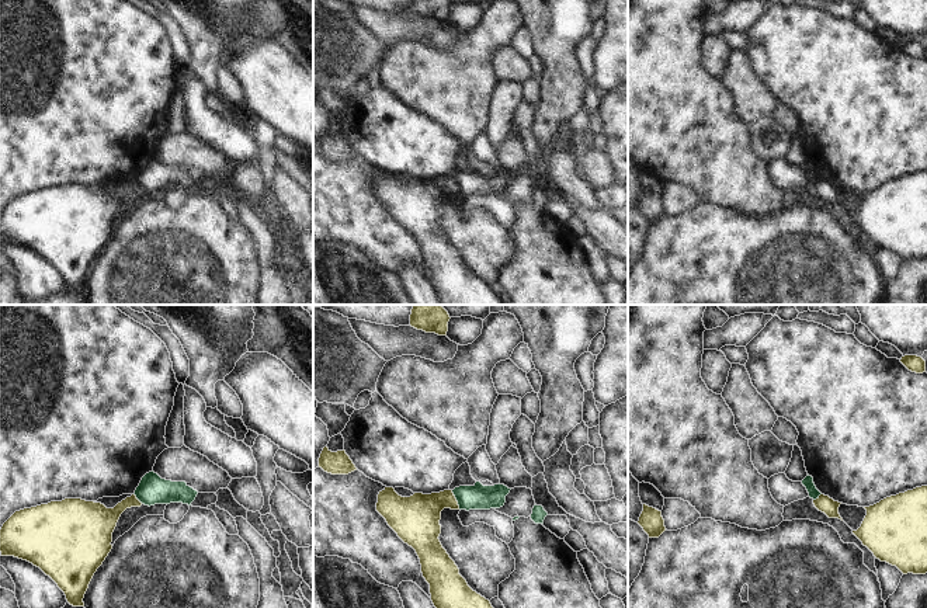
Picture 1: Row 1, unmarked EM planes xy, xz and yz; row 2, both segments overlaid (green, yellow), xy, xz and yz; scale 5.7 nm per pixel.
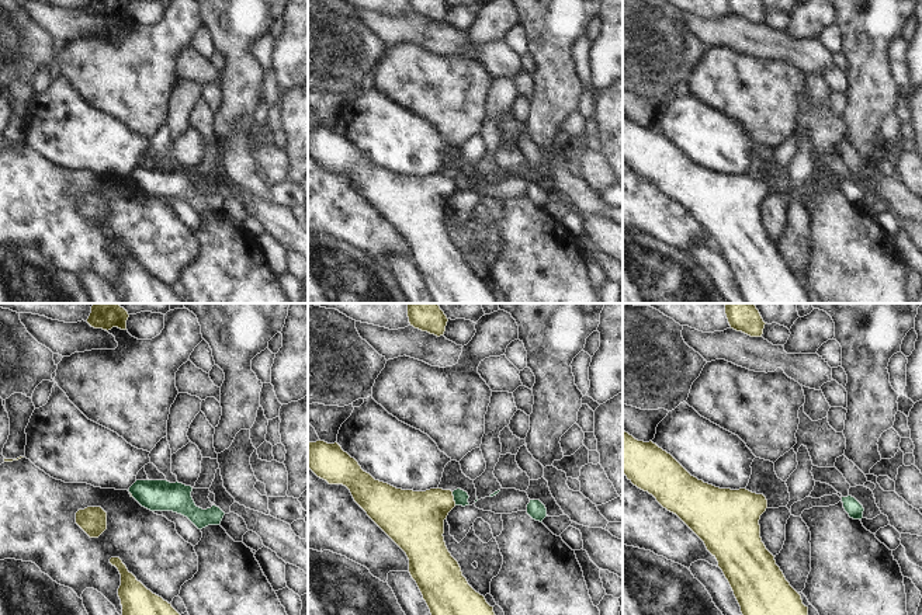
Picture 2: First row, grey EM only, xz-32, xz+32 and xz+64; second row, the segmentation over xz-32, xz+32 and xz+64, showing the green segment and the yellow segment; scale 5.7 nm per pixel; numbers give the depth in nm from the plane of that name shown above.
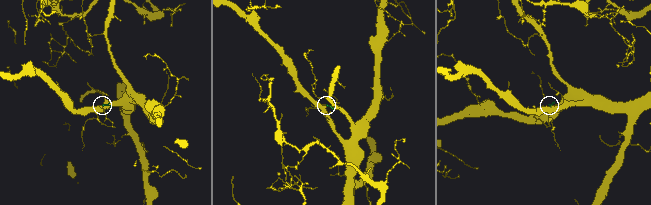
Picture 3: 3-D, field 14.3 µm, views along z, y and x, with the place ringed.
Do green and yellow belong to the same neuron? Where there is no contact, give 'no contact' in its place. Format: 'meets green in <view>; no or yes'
meets green in xz; no

